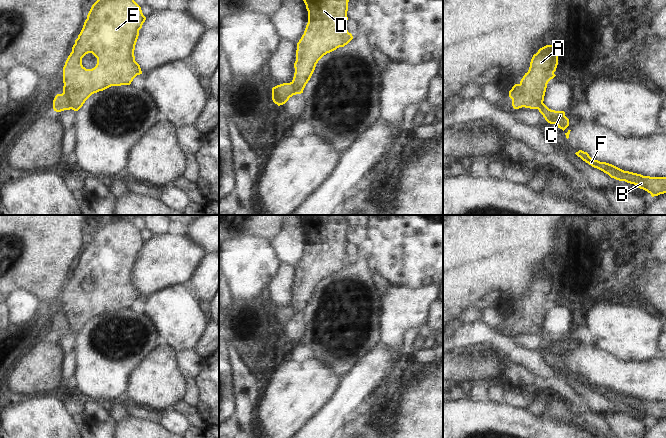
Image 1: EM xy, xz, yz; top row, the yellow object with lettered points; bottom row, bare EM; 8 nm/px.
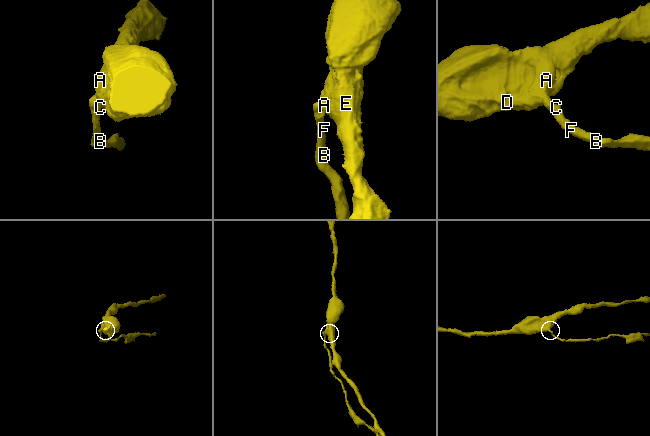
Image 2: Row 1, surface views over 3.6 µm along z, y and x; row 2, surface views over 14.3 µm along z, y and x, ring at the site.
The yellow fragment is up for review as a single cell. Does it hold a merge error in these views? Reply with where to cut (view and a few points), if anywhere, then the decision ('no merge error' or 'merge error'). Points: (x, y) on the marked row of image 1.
xy (63, 92), (72, 108) | merge error

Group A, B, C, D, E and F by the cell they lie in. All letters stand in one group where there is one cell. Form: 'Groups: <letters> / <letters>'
Groups: A D E / B C F.

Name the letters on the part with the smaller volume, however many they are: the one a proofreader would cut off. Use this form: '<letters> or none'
B, C, F

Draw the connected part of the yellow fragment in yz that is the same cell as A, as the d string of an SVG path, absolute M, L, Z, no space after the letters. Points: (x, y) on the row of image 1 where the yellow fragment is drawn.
M556 44L546 45L533 55L530 67L519 84L509 91L514 109L522 107L537 109L544 101L548 82L556 75L558 65L558 47Z

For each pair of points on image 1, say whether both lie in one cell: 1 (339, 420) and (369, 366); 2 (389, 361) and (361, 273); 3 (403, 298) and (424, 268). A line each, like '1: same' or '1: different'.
1: same
2: different
3: different

